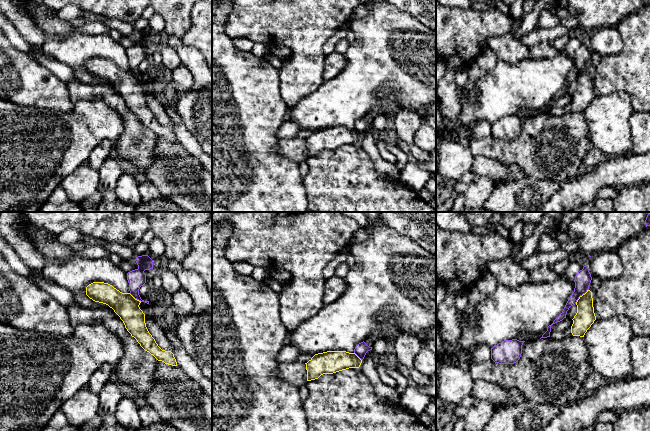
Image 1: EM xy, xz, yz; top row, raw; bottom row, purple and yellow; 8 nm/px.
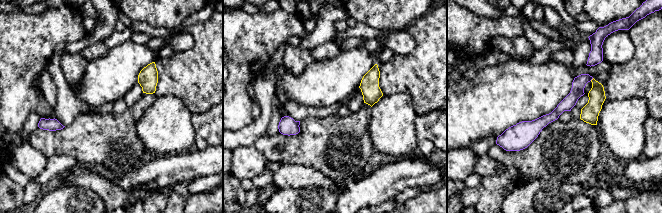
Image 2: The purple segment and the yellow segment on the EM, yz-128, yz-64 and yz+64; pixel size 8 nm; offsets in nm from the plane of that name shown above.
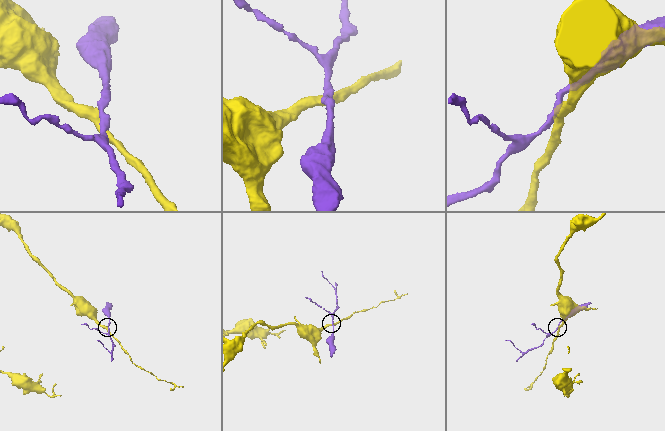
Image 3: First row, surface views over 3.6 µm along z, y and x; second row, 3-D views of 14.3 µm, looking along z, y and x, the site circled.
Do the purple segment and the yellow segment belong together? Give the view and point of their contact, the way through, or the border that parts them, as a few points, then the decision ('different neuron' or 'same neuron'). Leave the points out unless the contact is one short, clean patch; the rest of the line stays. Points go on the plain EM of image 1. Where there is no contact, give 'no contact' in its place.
contact yz (580, 71); border yz (588, 65), (575, 79); different neuron

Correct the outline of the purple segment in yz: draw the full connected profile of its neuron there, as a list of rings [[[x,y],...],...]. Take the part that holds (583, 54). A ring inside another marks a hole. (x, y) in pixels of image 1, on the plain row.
[[[584,42],[582,46],[580,46],[575,52],[575,64],[572,71],[569,73],[562,89],[553,97],[551,101],[547,103],[547,107],[542,111],[541,114],[550,113],[551,102],[557,98],[562,97],[566,94],[567,87],[569,84],[576,80],[577,76],[580,72],[585,70],[589,66],[589,61],[591,59],[592,53],[589,48],[588,42]]]

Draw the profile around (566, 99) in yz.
[[[564,94],[562,97],[560,98],[557,98],[555,100],[553,100],[551,102],[551,108],[553,106],[560,106],[560,107],[564,107],[566,106],[567,104],[570,104],[573,100],[573,96],[572,95],[569,95],[569,94]]]

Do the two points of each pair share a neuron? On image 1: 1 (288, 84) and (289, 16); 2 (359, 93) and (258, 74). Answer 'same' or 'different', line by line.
1: same
2: different

